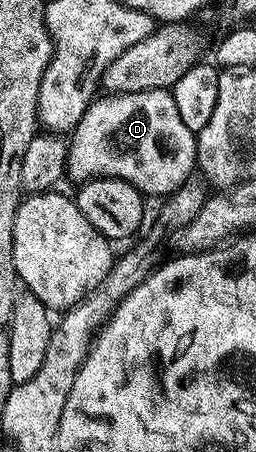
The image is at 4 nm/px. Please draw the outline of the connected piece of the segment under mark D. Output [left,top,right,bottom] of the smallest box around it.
[69,90,198,197]

